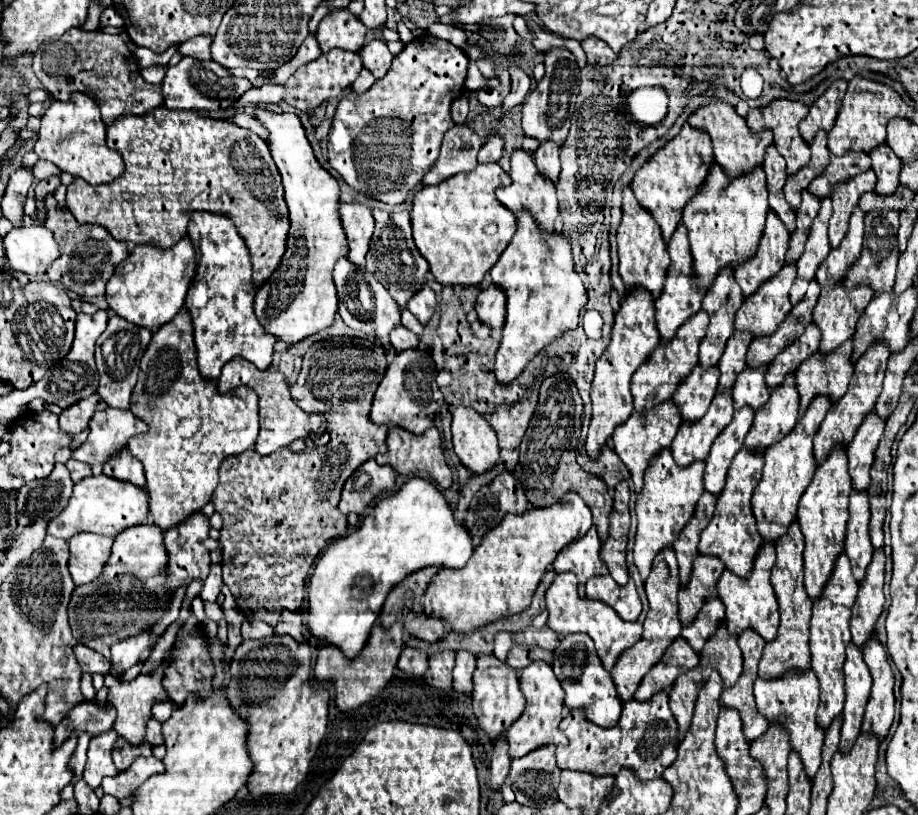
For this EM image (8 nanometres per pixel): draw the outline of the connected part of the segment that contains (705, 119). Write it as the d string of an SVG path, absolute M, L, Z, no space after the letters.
M711 96L703 106L699 106L687 120L691 126L695 128L701 128L705 130L711 140L713 140L713 152L715 152L715 160L725 168L725 174L729 178L735 178L739 174L745 174L749 172L753 166L757 164L763 164L763 156L765 156L765 150L767 146L773 142L773 134L771 132L751 132L751 128L747 126L745 118L739 116L735 112L735 108L721 100L721 98L715 98Z

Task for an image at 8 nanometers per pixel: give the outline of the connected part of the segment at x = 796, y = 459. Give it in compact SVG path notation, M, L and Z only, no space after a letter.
M825 394L815 396L809 404L809 408L805 410L805 414L795 424L795 428L783 440L773 444L773 448L767 448L767 452L765 452L763 476L761 476L761 482L757 484L757 488L753 492L753 500L751 500L751 508L757 518L759 534L765 540L777 540L779 536L783 536L787 532L789 524L797 516L797 502L803 496L805 488L809 486L809 480L813 478L813 472L817 466L815 456L813 456L813 436L815 436L817 428L821 426L825 412L829 408L831 408L829 396L825 396Z

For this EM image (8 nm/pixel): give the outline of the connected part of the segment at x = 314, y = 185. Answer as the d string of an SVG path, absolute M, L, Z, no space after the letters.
M255 108L255 118L263 124L263 128L269 132L267 144L271 150L271 156L279 168L279 174L283 178L285 188L285 202L289 208L289 236L287 236L287 248L285 256L281 258L281 264L275 268L273 276L259 286L255 296L255 312L259 322L269 334L275 334L277 338L285 340L287 344L295 344L311 334L317 334L319 330L333 324L335 312L337 312L337 292L333 284L333 266L339 256L347 254L347 236L341 228L339 218L339 182L317 162L313 148L305 136L305 128L297 114L275 114L265 108Z

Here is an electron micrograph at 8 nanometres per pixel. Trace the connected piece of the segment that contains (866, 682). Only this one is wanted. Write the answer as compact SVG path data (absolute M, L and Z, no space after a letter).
M849 644L847 660L845 660L845 708L843 708L843 728L841 728L841 750L849 750L859 732L861 720L865 712L865 704L869 702L869 692L873 686L873 678L869 676L869 668L865 668L865 660L861 648L857 644Z

